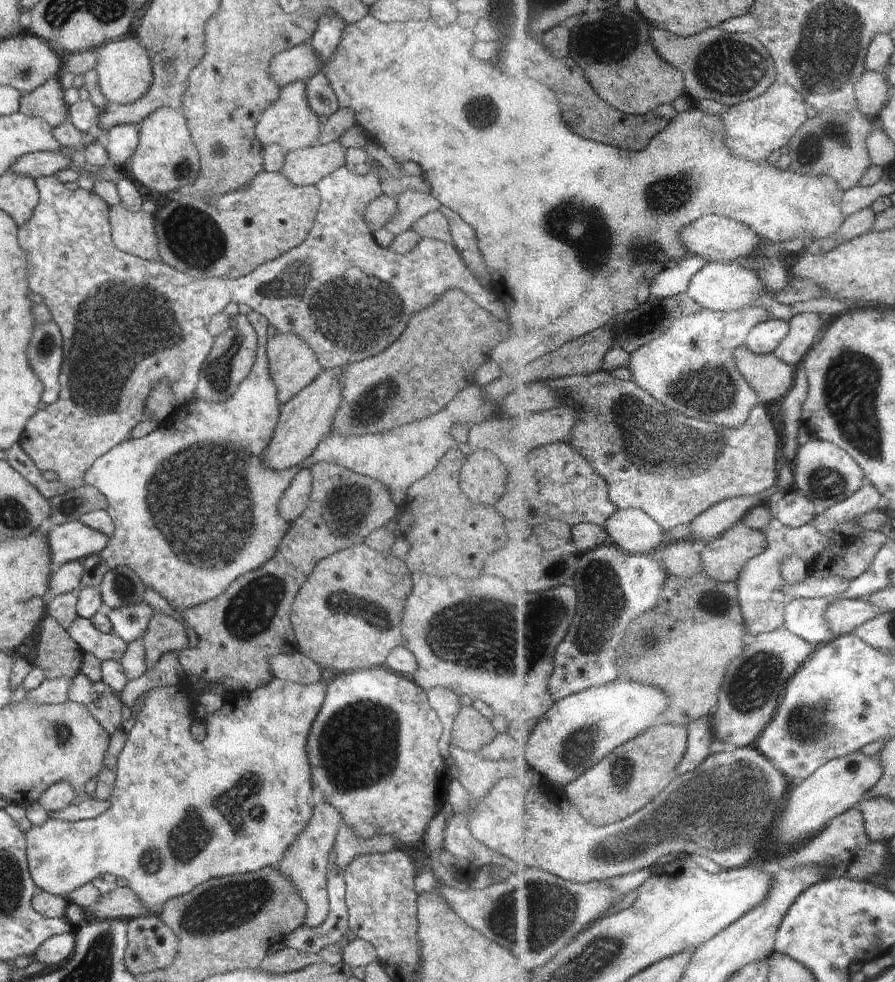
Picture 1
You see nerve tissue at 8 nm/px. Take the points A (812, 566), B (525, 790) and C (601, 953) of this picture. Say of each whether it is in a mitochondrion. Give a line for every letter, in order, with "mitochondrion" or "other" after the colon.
A: other
B: other
C: mitochondrion

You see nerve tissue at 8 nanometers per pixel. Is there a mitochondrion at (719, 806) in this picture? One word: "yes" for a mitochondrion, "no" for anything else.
yes

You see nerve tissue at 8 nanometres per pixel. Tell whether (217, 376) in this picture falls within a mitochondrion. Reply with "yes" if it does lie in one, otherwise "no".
yes

